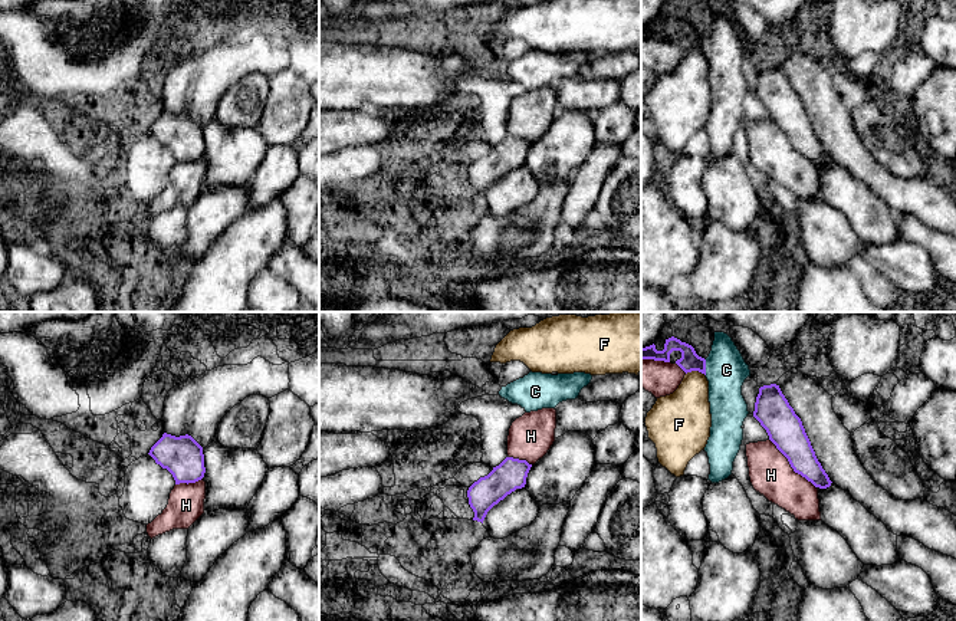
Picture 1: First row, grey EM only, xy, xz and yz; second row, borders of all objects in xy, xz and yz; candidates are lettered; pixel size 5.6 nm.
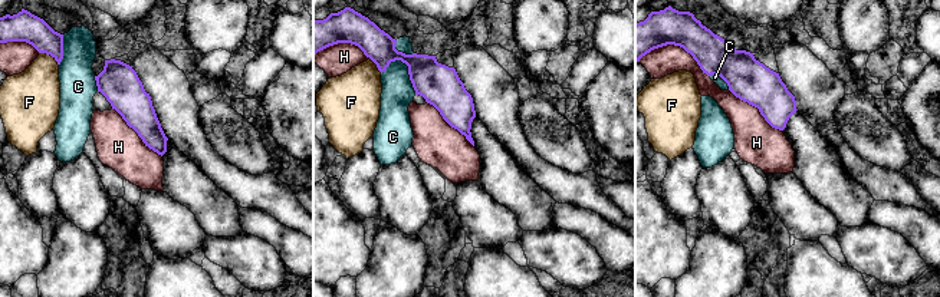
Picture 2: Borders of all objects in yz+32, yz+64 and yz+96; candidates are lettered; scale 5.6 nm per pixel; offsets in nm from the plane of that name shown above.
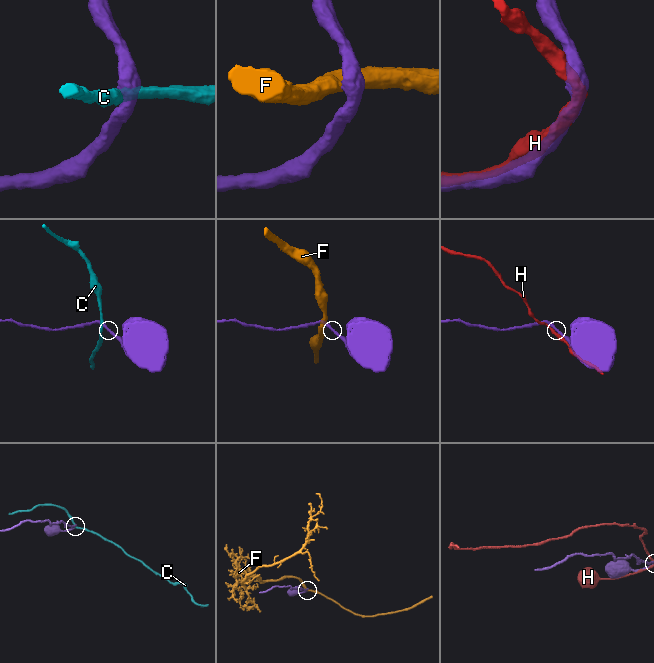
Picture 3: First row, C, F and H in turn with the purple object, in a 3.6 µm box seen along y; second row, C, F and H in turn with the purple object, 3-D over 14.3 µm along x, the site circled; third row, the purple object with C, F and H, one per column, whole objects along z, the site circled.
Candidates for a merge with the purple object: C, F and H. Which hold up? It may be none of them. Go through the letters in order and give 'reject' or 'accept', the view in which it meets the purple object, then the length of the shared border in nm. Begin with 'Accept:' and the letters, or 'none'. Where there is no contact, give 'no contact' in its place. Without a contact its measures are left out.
Accept: none
C: reject; contact in yz; length 90 nm
F: reject; contact in yz; length 110 nm
H: reject; contact in yz; length 380 nm

